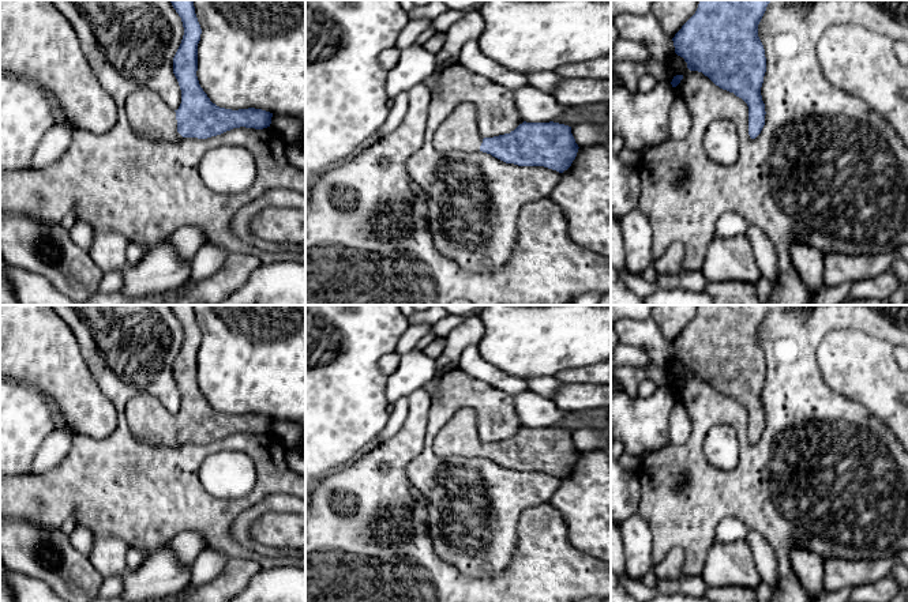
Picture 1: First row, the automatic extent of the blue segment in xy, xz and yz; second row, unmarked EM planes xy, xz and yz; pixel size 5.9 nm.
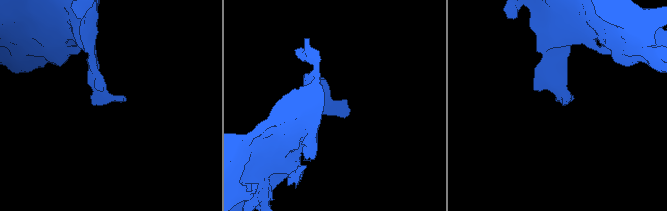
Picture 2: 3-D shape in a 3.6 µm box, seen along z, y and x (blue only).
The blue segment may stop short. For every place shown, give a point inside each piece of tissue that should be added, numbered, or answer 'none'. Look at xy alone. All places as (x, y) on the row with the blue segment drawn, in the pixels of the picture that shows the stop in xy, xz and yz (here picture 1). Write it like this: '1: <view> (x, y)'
1: xy (146, 112)

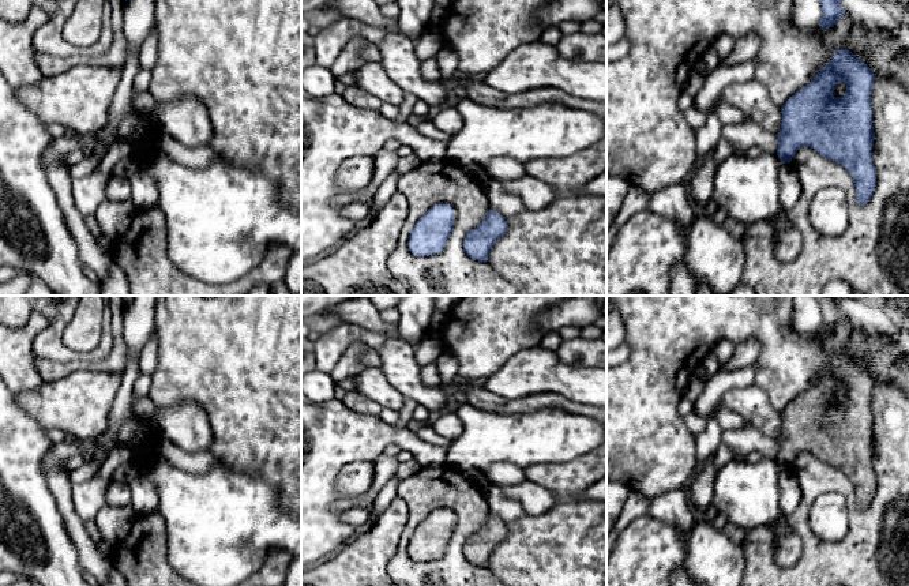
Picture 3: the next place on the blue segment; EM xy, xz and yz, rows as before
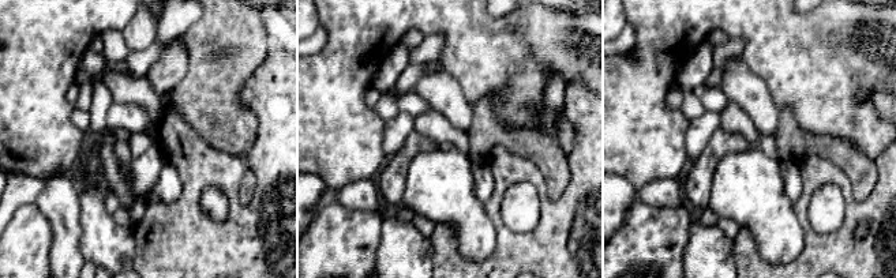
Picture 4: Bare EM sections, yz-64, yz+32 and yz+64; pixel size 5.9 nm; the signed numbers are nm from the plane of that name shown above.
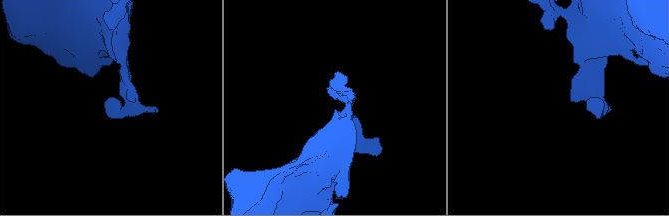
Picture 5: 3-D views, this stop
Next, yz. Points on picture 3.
none

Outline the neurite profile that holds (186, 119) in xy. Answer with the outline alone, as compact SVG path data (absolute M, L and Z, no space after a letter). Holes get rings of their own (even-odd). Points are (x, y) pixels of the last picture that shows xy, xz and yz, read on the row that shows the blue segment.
M194 95L157 98L150 120L158 132L169 134L187 149L209 146L214 135L204 104Z

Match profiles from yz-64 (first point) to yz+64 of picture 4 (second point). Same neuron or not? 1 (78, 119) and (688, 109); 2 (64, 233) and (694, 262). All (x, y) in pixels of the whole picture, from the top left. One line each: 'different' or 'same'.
1: same
2: different

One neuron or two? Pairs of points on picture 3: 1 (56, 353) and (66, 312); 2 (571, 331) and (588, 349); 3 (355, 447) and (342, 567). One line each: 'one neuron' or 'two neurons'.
1: one neuron
2: two neurons
3: two neurons

